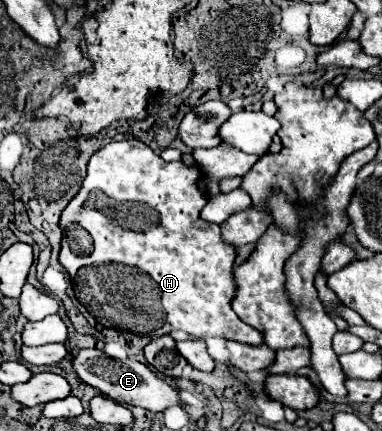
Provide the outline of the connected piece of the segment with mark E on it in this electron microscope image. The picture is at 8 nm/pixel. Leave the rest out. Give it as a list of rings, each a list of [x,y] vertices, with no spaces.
[[[78,349],[76,355],[72,355],[72,369],[76,373],[76,377],[98,389],[100,393],[104,393],[106,397],[118,401],[118,403],[126,403],[126,405],[138,405],[142,409],[160,413],[172,405],[178,405],[178,395],[172,383],[164,381],[162,377],[158,377],[154,371],[150,371],[144,363],[140,361],[116,361],[106,357],[102,351],[98,349]]]

